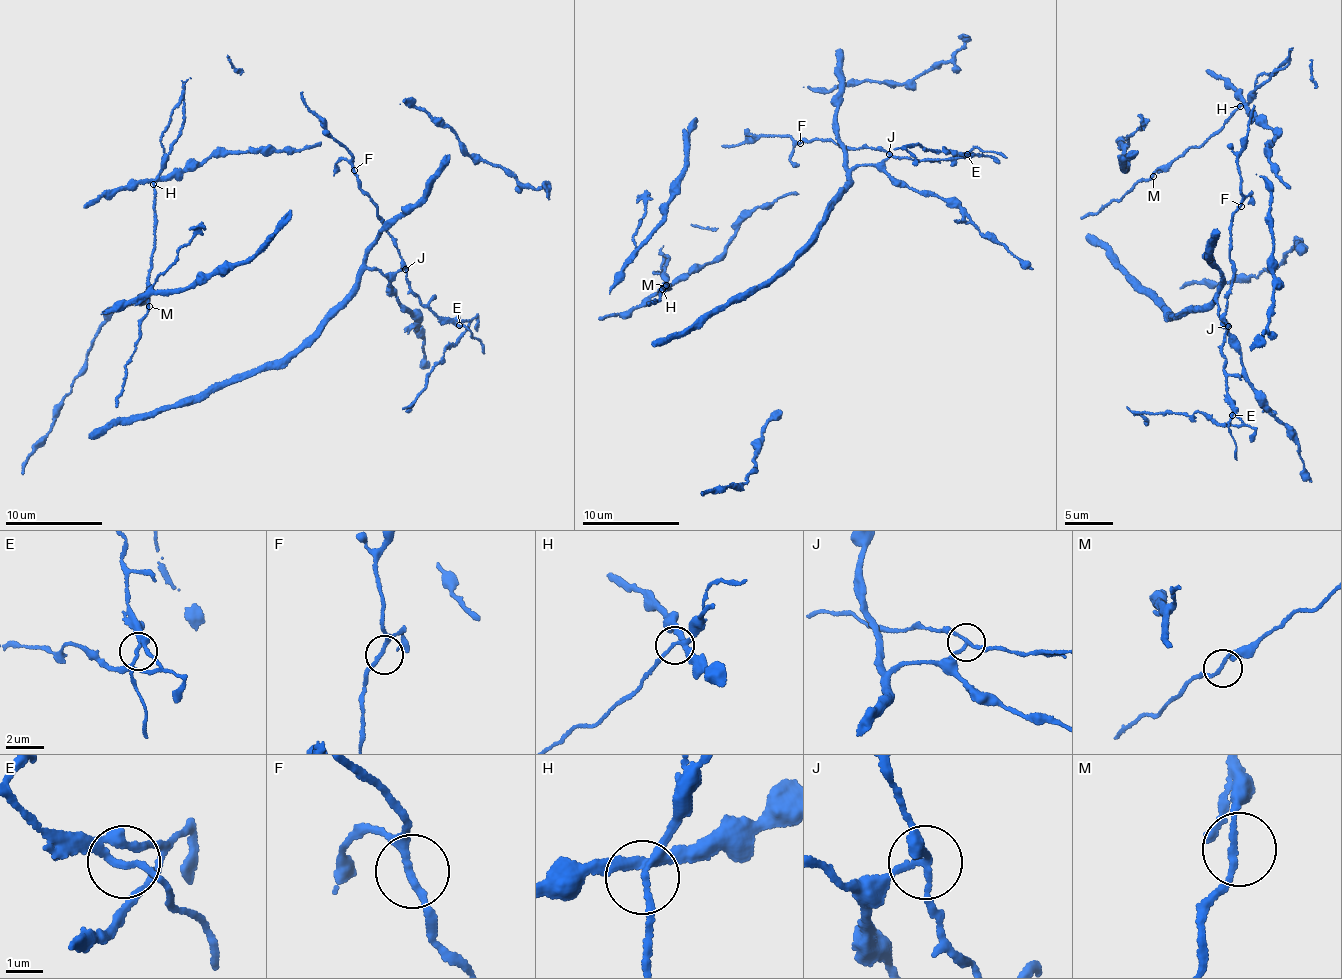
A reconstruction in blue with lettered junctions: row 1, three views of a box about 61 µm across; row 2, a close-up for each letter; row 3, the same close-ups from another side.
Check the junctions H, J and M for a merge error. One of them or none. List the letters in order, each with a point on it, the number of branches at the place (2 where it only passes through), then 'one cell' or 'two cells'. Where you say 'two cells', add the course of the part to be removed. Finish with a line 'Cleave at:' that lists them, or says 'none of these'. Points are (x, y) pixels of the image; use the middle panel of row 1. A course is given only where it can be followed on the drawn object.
H: place (662, 289); branches 3; one cell
J: place (889, 154); branches 3; two cells; course (889, 154), (916, 161), (980, 155), (967, 158), (945, 147), (935, 153), (912, 145), (908, 148), (915, 163)
M: place (666, 285); branches 2; one cell
Cleave at: J

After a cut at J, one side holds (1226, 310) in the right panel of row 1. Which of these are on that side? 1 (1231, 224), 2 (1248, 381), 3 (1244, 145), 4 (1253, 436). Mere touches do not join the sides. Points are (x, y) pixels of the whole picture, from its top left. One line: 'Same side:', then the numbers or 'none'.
Same side: 1, 3, 4

